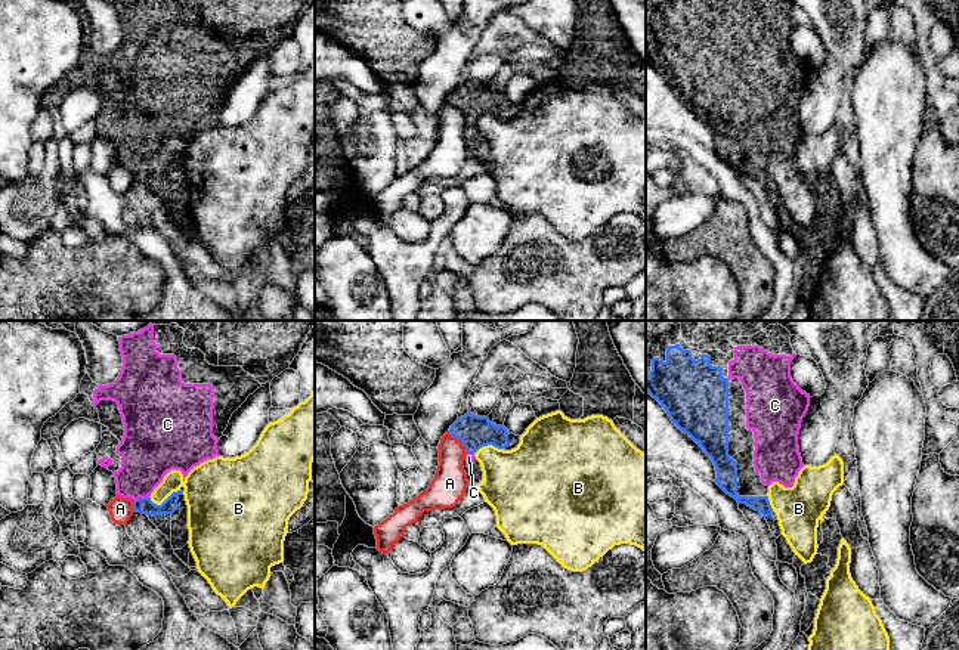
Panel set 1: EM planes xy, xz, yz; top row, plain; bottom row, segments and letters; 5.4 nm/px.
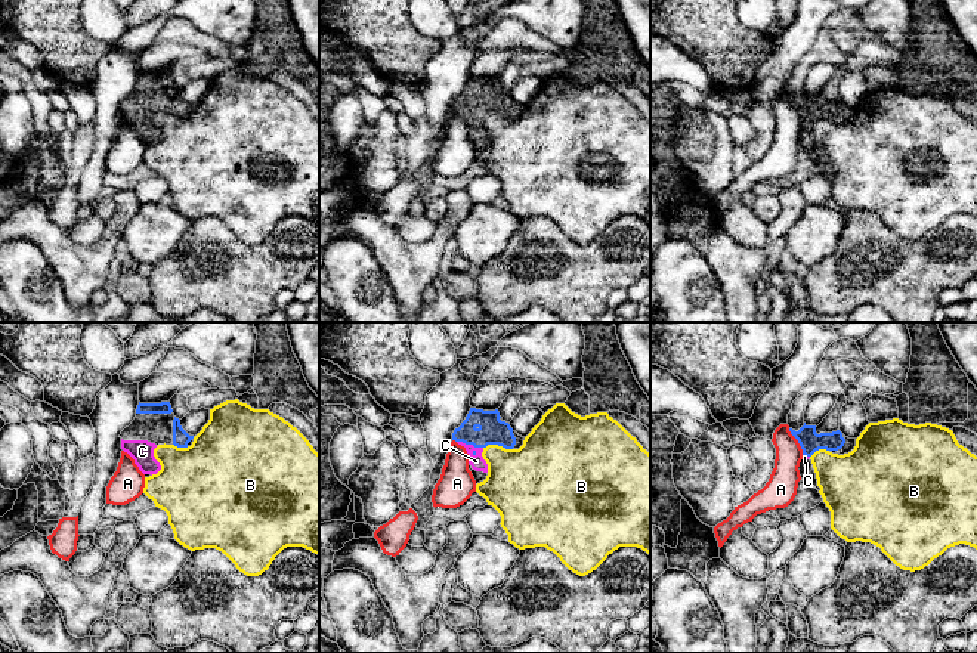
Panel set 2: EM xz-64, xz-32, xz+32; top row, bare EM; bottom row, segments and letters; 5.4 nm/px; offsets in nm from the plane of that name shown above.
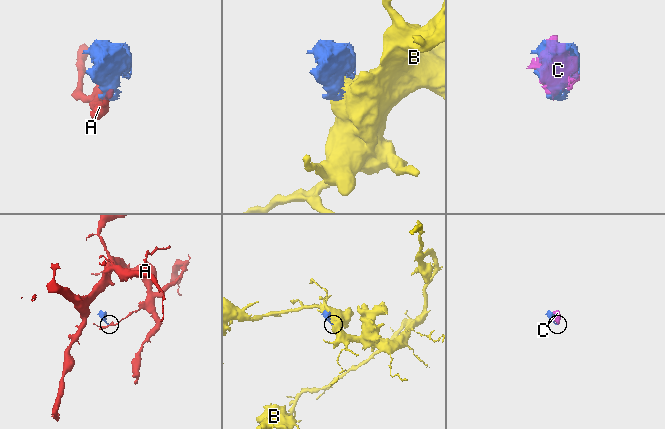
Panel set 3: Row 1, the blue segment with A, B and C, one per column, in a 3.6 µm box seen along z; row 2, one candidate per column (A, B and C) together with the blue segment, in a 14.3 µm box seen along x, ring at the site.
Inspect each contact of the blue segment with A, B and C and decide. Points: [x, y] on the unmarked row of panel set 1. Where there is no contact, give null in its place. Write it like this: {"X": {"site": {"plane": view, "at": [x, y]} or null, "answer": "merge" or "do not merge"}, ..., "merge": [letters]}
{"A": {"site": {"plane": "xz", "at": [460, 108]}, "answer": "do not merge"}, "B": {"site": {"plane": "xy", "at": [164, 170]}, "answer": "do not merge"}, "C": {"site": {"plane": "xy", "at": [141, 167]}, "answer": "merge"}, "merge": ["C"]}

